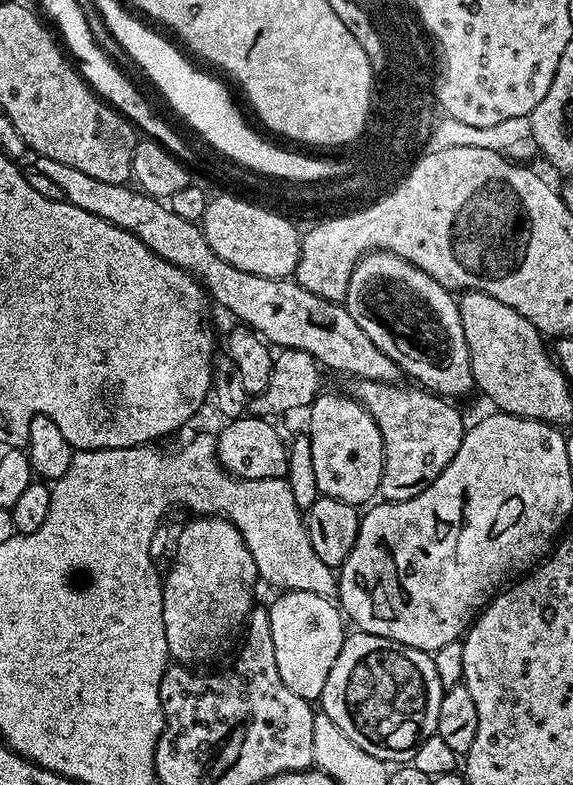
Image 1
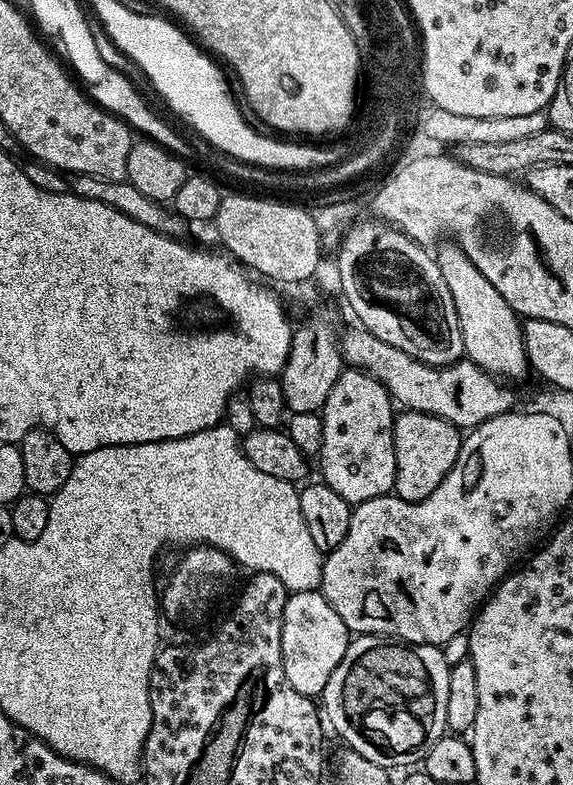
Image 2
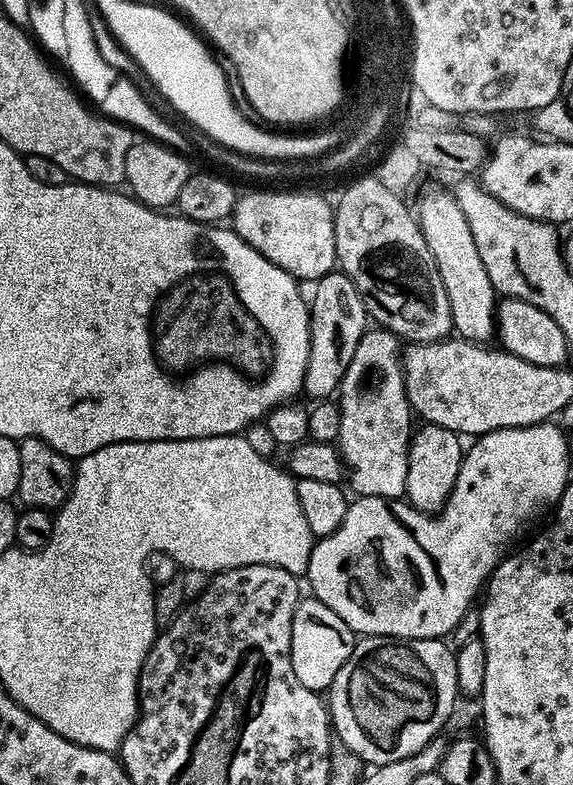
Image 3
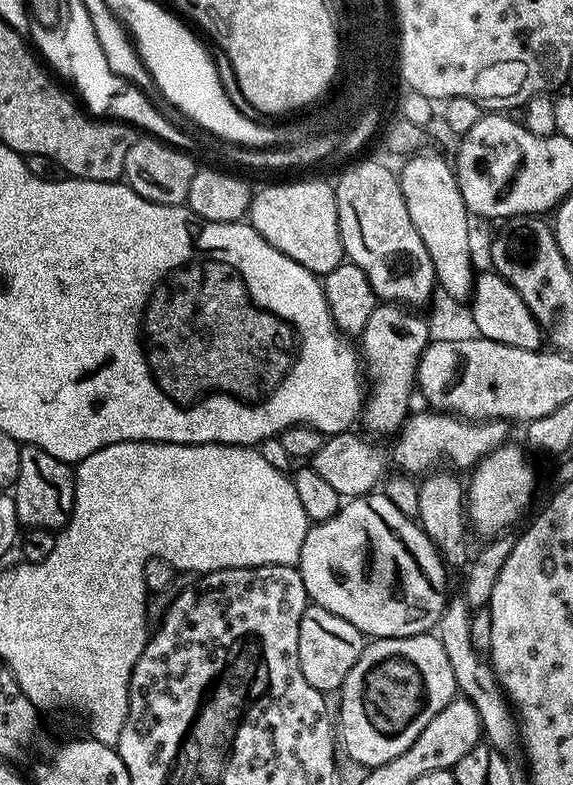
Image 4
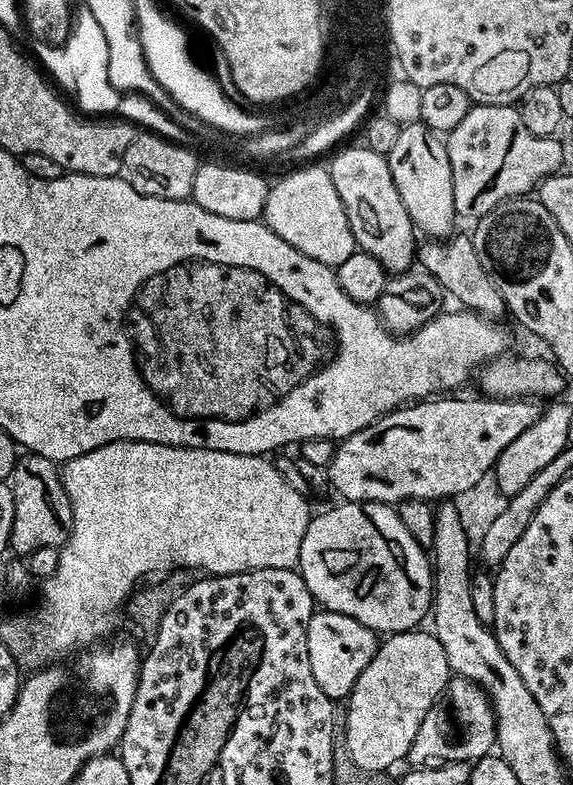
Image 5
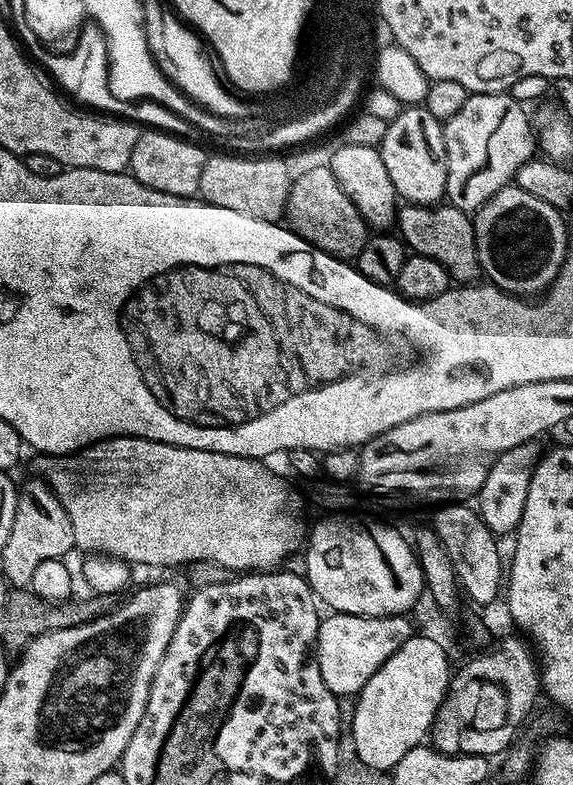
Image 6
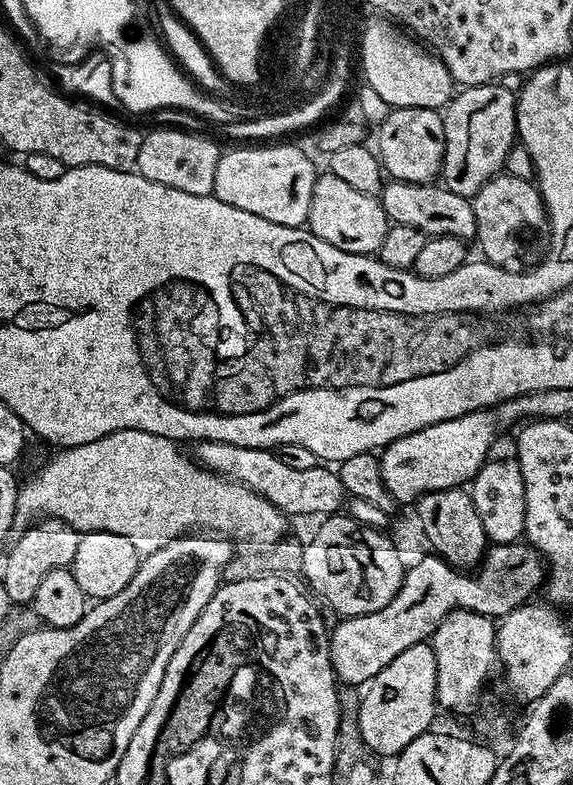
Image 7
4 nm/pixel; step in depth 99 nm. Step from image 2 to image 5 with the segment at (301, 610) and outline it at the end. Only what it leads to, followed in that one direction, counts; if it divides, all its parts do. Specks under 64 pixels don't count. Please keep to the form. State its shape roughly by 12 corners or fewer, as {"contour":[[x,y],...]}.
{"contour":[[316,610],[306,646],[314,682],[352,695],[378,636],[346,614]]}

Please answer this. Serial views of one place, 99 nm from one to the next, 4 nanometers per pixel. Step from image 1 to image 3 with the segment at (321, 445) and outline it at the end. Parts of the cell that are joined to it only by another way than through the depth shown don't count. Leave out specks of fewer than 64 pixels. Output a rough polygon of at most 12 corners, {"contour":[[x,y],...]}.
{"contour":[[364,331],[335,439],[355,495],[401,499],[414,413],[400,337]]}

